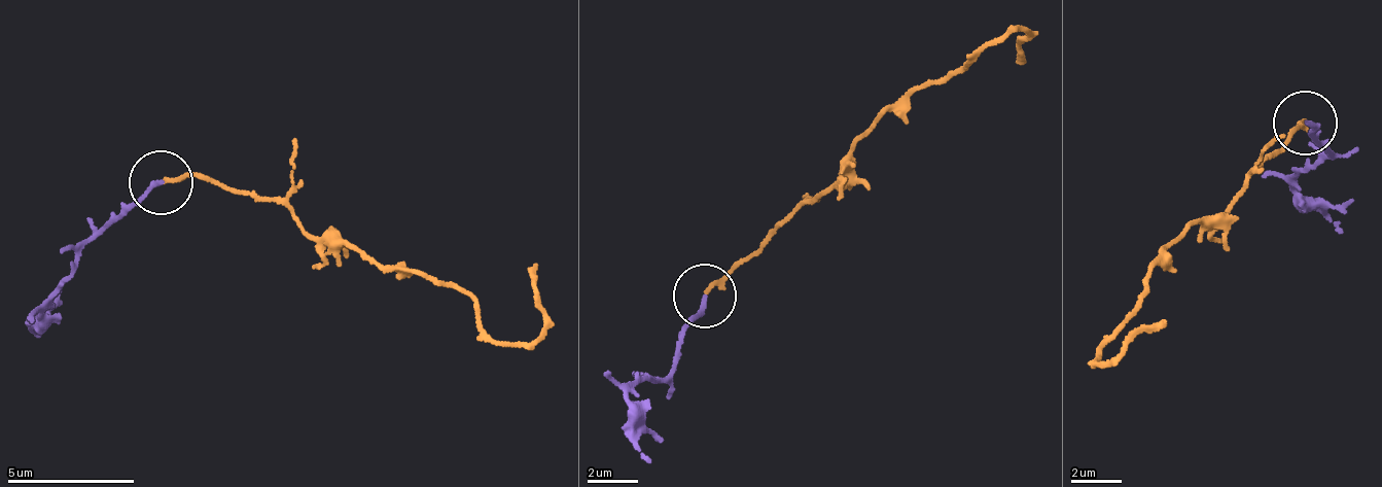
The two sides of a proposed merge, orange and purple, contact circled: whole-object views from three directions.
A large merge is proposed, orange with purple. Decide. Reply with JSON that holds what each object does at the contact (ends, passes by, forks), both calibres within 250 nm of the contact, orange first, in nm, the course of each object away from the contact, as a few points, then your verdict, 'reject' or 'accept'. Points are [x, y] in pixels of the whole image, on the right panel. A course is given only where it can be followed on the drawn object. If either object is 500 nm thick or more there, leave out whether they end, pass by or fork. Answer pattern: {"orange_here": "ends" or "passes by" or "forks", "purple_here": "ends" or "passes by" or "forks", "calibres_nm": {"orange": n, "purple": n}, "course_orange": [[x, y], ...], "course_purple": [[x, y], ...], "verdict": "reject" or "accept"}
{"orange_here": "ends", "purple_here": "ends", "calibres_nm": {"orange": 170, "purple": 170}, "course_orange": [[1303, 124], [1249, 172], [1226, 210], [1179, 231], [1099, 349], [1101, 366], [1117, 359], [1152, 329], [1167, 322]], "course_purple": [[1303, 124], [1332, 157], [1294, 179], [1300, 201], [1343, 234]], "verdict": "accept"}

